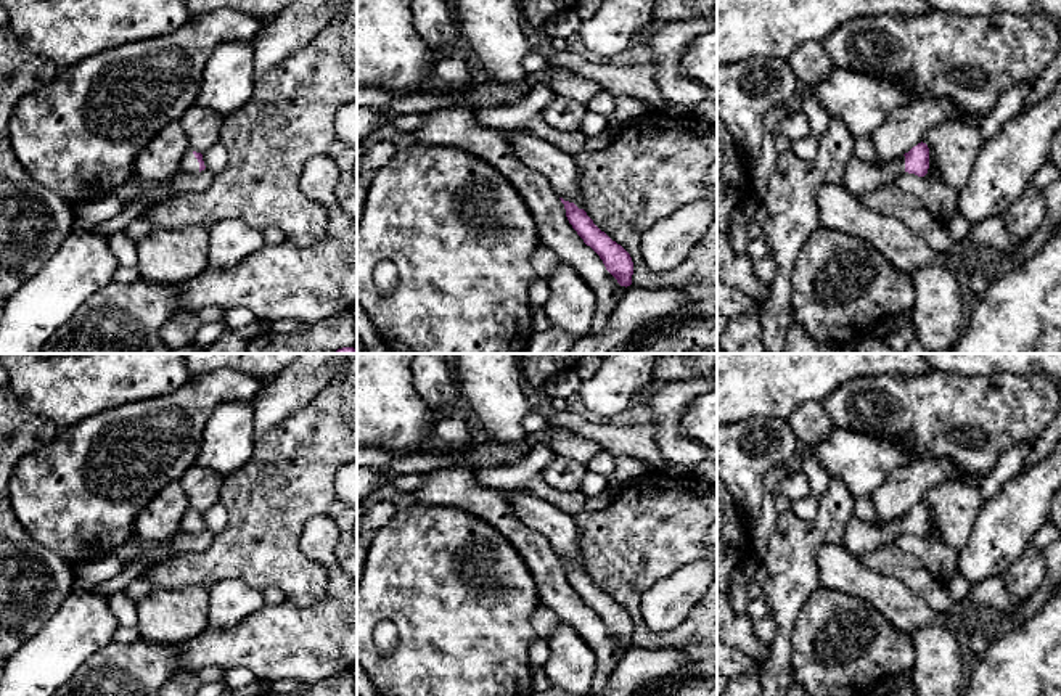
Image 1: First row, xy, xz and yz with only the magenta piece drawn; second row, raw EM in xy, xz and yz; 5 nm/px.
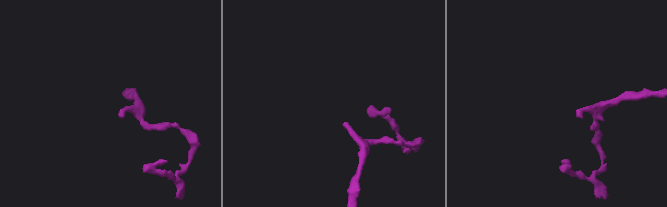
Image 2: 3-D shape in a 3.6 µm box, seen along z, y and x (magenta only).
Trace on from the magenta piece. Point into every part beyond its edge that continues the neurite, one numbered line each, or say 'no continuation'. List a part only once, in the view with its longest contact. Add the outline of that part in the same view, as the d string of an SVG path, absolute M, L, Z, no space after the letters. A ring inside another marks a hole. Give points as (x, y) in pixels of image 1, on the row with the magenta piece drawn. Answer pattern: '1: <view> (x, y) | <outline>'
1: xy (190, 164) | M190 149L180 164L180 170L177 175L174 175L169 182L159 182L156 188L143 193L141 196L137 196L133 201L146 201L146 203L156 203L162 198L166 198L172 188L172 182L180 175L180 174L198 174L199 172L199 162L195 158L193 151Z

